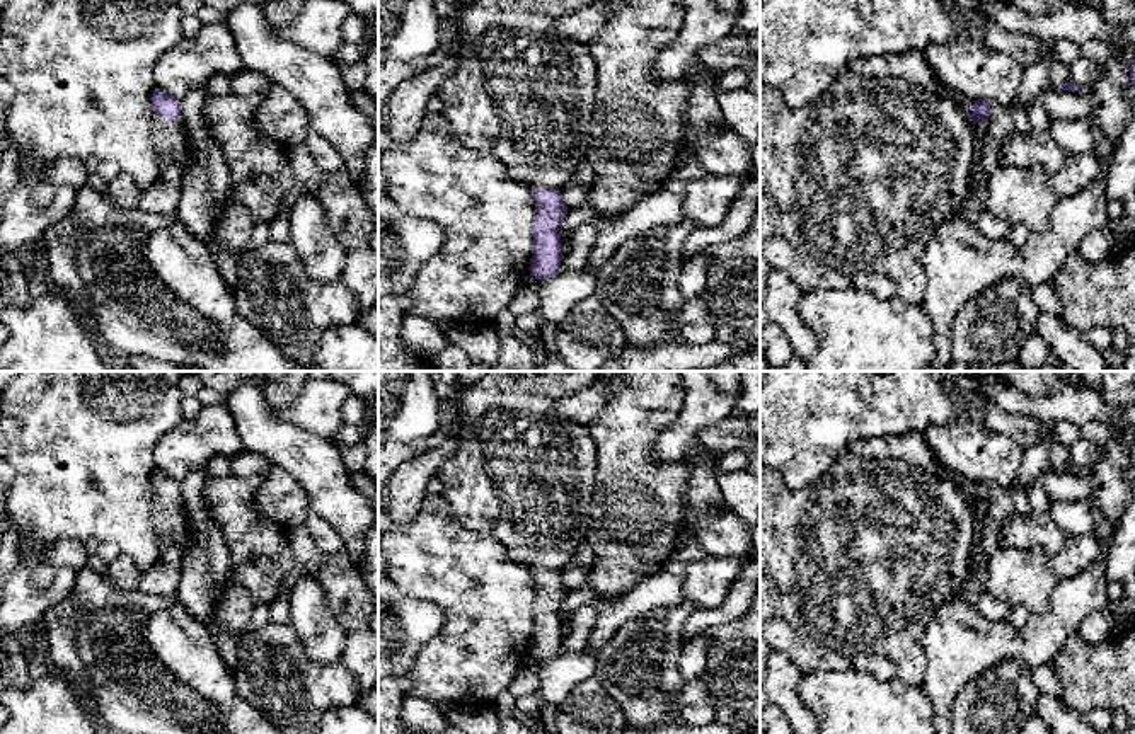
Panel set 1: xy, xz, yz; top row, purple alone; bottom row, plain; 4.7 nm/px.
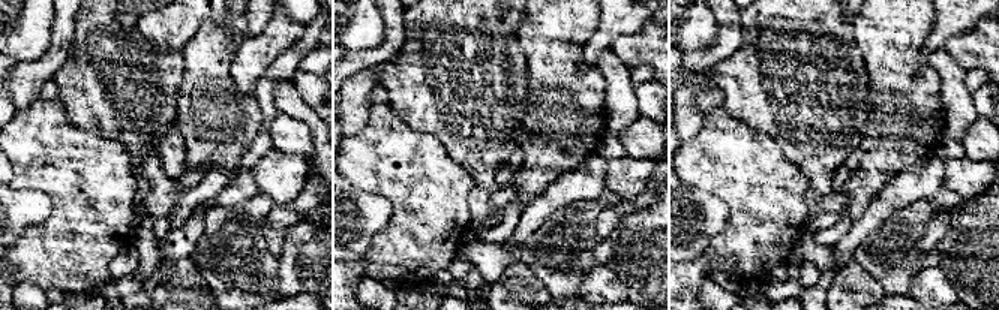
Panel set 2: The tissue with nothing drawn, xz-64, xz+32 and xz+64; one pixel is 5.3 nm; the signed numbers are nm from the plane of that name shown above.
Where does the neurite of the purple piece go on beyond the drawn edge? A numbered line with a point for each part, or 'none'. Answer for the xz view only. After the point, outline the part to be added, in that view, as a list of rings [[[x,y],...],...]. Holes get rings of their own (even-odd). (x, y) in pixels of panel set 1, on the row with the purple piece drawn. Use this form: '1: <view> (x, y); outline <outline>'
1: xz (518, 92); outline [[[475,0],[458,20],[458,60],[436,90],[458,140],[499,158],[530,192],[561,192],[590,145],[596,63],[588,46],[557,37],[552,24],[595,0]]]

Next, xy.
1: xy (171, 138); outline [[[153,112],[150,135],[160,162],[157,181],[164,181],[164,172],[170,165],[184,170],[191,162],[191,145],[182,119],[165,121],[157,112]]]

